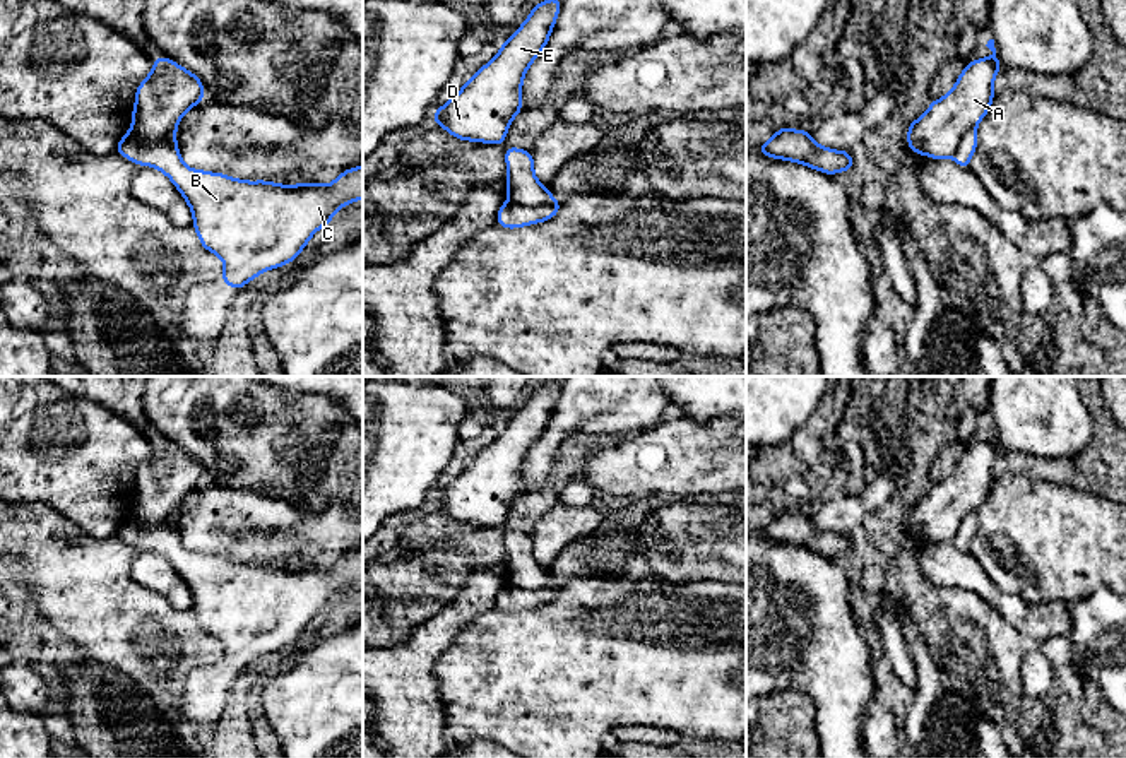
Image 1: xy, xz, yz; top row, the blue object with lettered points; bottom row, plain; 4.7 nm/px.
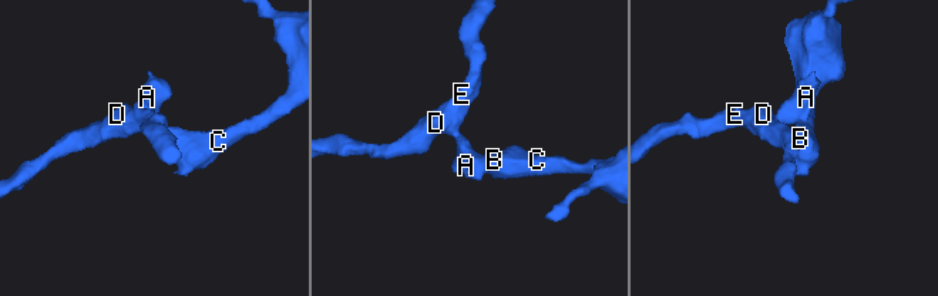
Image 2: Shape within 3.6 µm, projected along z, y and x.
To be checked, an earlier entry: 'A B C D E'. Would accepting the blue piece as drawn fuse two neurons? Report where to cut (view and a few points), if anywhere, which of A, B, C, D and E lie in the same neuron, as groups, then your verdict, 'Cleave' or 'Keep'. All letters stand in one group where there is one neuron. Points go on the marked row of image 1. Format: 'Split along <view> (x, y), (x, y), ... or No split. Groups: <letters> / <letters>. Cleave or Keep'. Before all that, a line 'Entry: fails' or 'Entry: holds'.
Entry: fails
Split along xz (509, 199), (519, 204), (550, 204), (555, 201). Groups: A D E / B C. Cleave

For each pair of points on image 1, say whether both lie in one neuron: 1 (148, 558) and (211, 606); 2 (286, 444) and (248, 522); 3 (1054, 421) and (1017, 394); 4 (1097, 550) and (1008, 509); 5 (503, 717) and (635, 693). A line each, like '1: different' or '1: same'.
1: different
2: different
3: same
4: same
5: same

